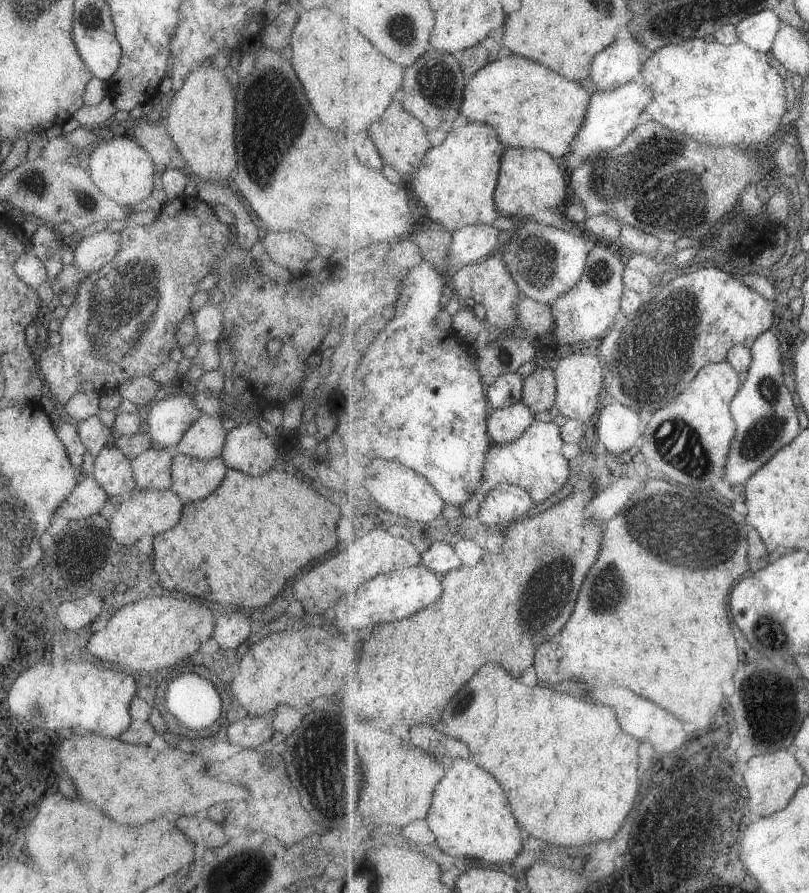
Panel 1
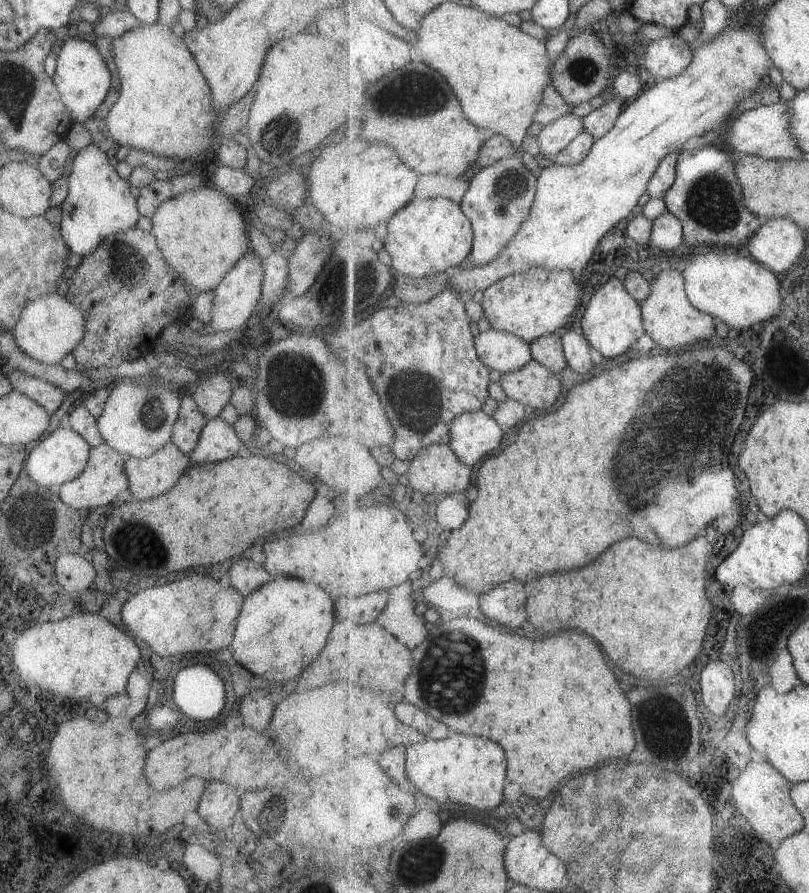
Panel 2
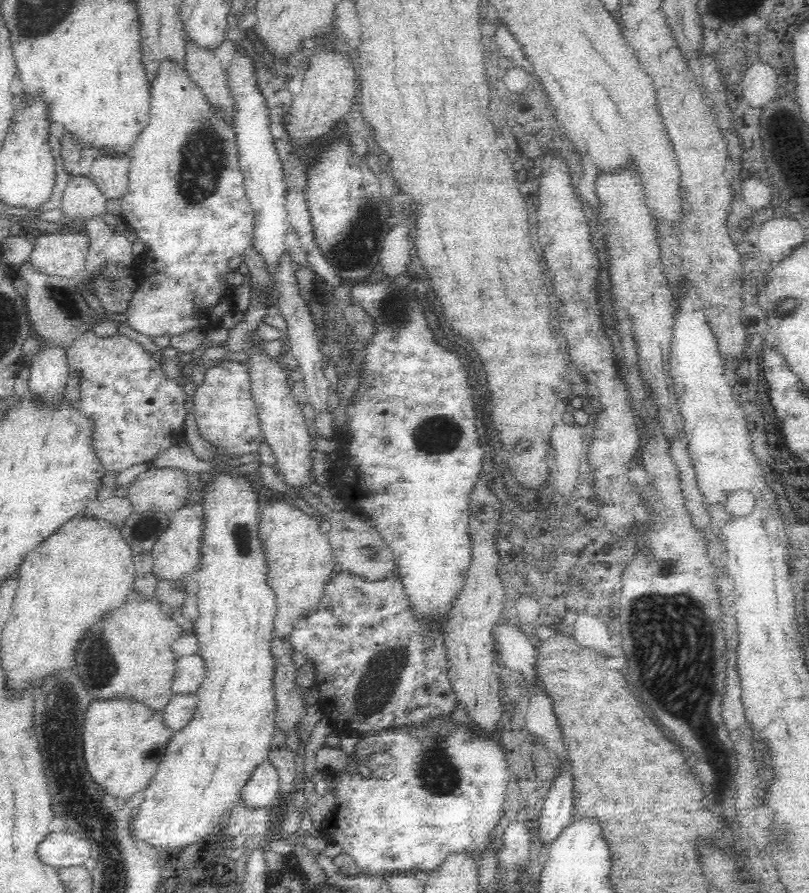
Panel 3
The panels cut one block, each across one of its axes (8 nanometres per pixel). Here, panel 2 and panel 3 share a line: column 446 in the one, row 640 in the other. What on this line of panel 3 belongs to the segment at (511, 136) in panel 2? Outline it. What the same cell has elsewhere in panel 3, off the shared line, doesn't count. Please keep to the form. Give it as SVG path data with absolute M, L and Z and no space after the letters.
M83 511L26 552L20 562L14 608L2 636L2 667L11 690L22 690L27 682L37 685L40 674L72 666L74 642L100 614L126 600L136 578L133 556L121 529Z

